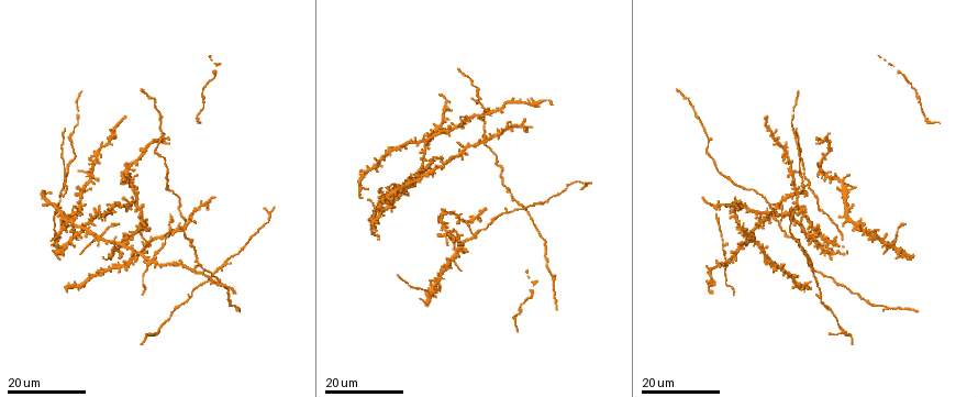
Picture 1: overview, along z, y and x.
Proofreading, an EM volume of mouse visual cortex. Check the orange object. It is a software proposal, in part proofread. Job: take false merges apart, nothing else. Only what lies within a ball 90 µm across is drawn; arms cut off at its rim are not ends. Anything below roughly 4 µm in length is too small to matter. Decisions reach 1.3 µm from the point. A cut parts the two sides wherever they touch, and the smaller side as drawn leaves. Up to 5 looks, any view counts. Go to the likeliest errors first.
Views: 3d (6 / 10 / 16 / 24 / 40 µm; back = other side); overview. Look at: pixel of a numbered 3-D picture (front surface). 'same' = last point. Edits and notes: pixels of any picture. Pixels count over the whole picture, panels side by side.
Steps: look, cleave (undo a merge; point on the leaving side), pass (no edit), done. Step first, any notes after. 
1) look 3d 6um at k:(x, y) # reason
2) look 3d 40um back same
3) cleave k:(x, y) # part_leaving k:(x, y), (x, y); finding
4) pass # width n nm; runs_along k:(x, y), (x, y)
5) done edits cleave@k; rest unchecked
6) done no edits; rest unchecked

look 3d 16um at 1:(525, 211) # three-way junction

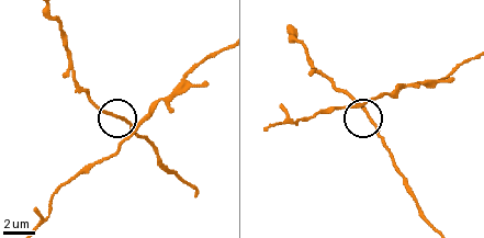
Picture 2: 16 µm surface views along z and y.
look 3d 6um at 2:(118, 116)

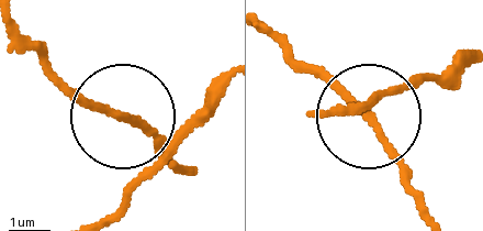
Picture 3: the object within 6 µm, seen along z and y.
pass # arms 3; continuous, no second neuron

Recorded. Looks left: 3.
look 3d 16um at 1:(467, 116) # a fork

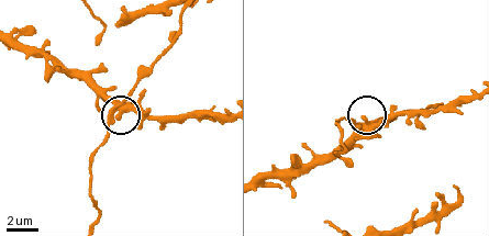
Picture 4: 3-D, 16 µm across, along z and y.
look 3d 10um at 4:(364, 118)

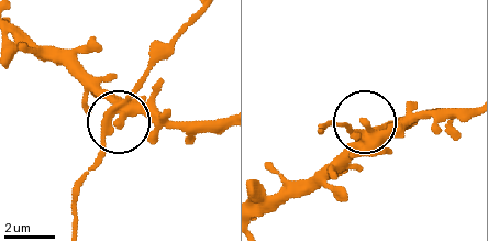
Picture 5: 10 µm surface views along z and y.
cleave 5:(103, 150) # arms 3; part_leaving 5:(112, 111), (187, 19); two neurons meet here

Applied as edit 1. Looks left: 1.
done edits cleave@5; rest unchecked

